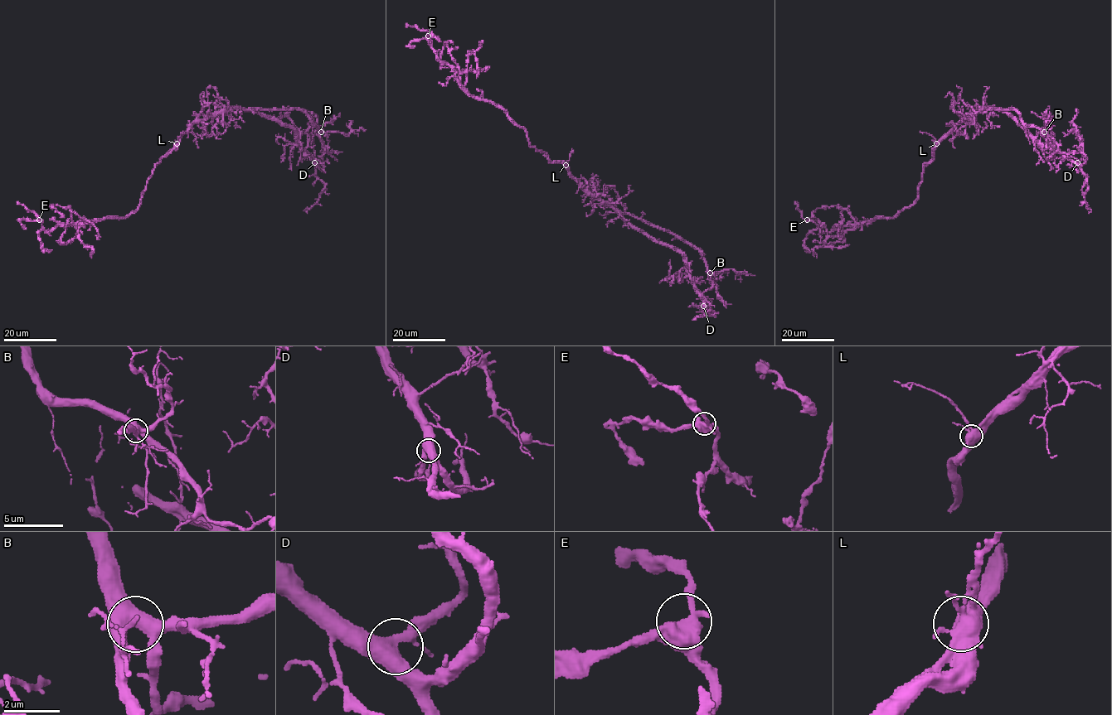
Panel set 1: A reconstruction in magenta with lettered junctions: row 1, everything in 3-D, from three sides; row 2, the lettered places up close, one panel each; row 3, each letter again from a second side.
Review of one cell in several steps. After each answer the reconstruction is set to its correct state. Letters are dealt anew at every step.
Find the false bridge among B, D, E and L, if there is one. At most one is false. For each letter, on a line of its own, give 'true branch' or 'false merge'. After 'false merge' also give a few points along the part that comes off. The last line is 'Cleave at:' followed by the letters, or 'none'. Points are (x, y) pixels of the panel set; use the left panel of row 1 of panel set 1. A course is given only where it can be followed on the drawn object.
B: true branch
D: true branch
E: true branch
L: true branch
Cleave at: none

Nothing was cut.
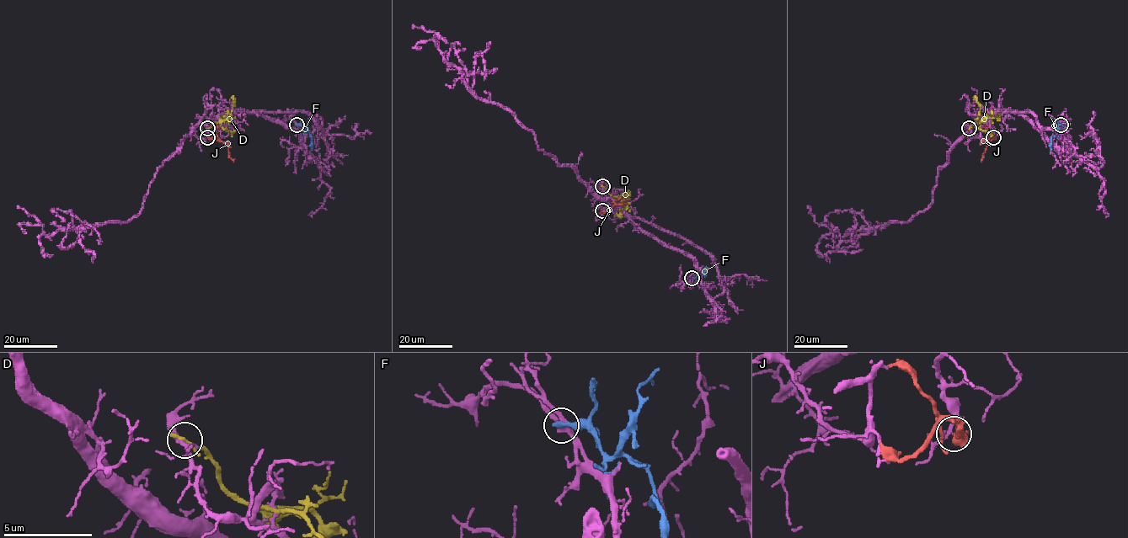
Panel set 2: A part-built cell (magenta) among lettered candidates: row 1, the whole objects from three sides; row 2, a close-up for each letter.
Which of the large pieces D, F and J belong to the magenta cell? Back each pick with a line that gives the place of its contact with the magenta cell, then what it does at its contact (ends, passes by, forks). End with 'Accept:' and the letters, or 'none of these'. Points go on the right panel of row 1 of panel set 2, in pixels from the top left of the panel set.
Accept: none of these

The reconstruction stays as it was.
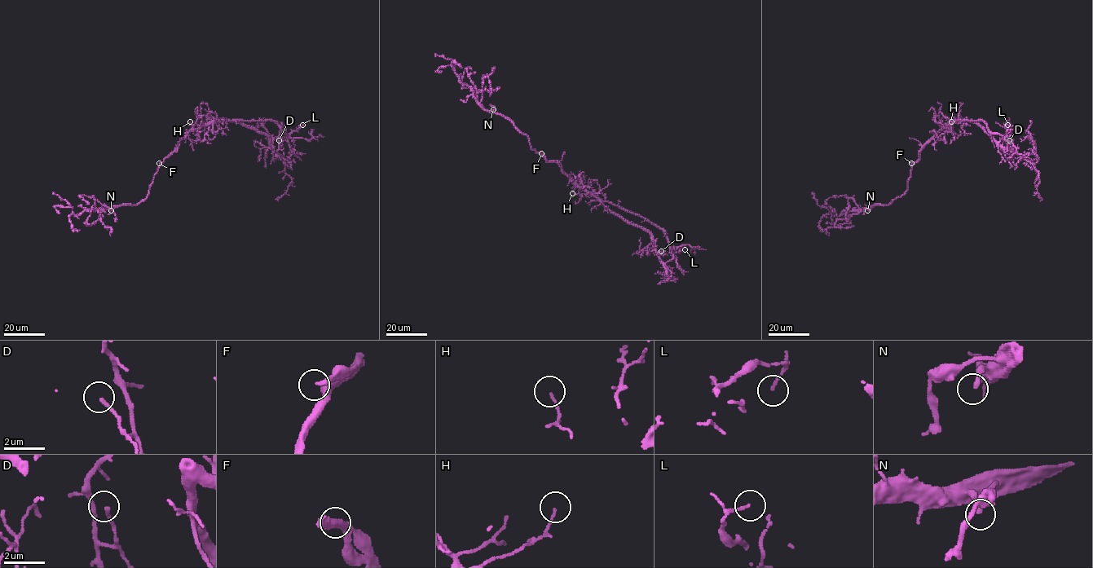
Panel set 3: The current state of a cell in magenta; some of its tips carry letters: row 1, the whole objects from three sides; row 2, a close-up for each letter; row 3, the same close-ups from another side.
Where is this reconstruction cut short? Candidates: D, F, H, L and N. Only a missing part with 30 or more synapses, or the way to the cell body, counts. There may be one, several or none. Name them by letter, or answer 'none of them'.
F

